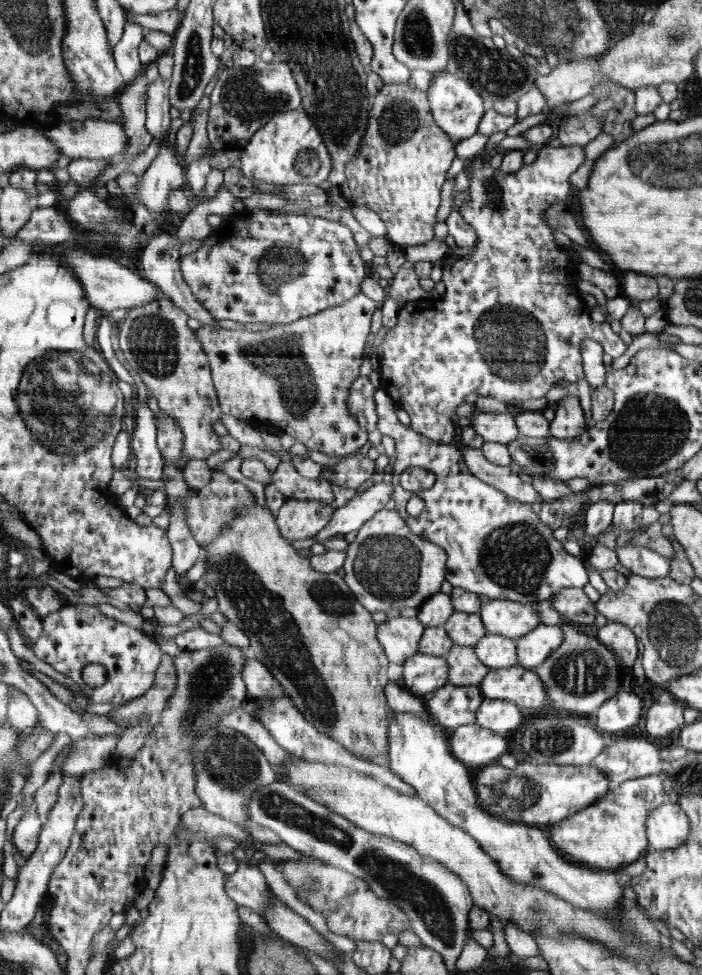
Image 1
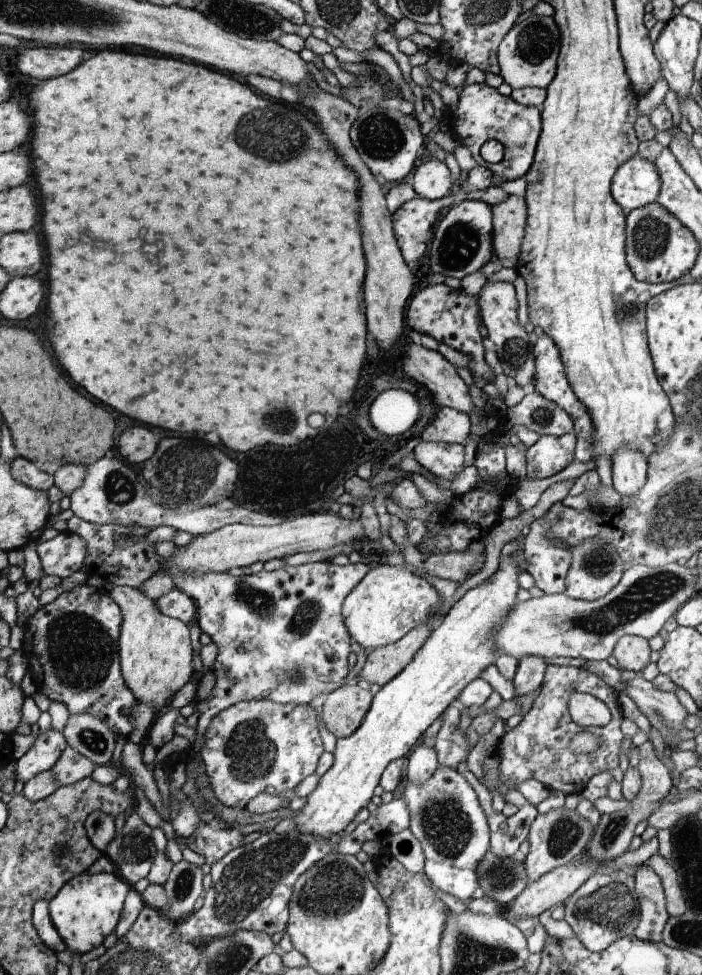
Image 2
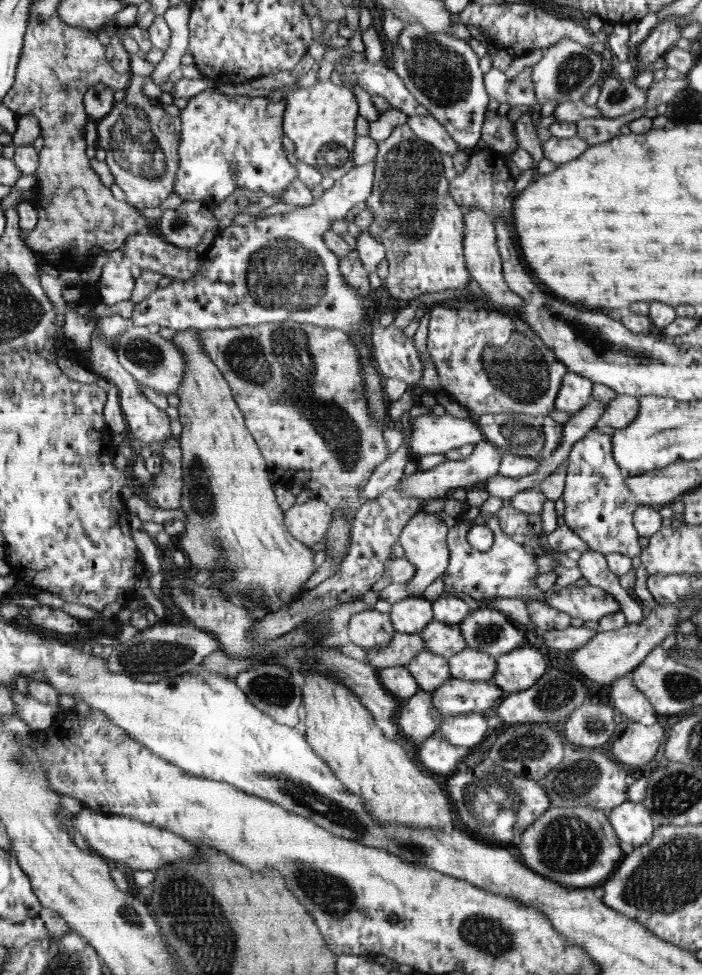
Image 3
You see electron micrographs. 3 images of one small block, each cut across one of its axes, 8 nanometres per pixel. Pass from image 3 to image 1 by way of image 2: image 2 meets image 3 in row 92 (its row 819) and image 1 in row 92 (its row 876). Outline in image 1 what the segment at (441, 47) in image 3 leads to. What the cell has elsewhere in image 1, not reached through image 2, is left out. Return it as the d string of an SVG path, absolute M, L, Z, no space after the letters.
M446 70L433 75L427 93L436 123L454 140L470 138L476 134L478 122L481 122L482 114L484 114L484 102L482 102L481 94L476 92L466 80L456 77Z

